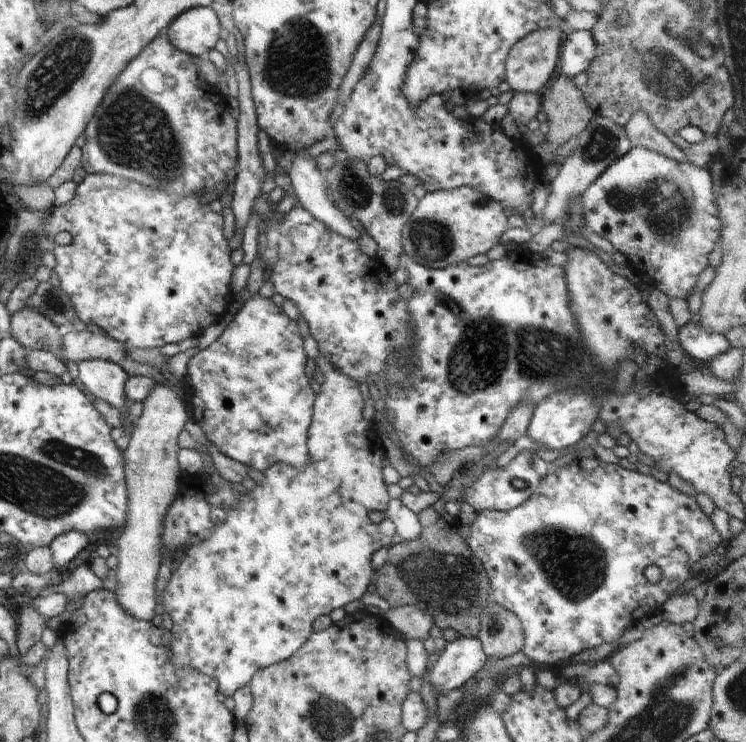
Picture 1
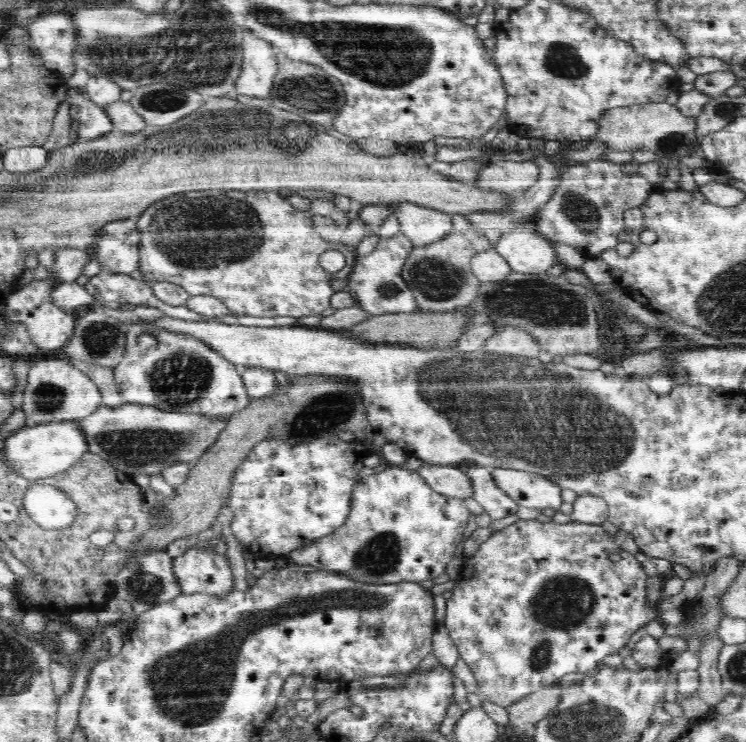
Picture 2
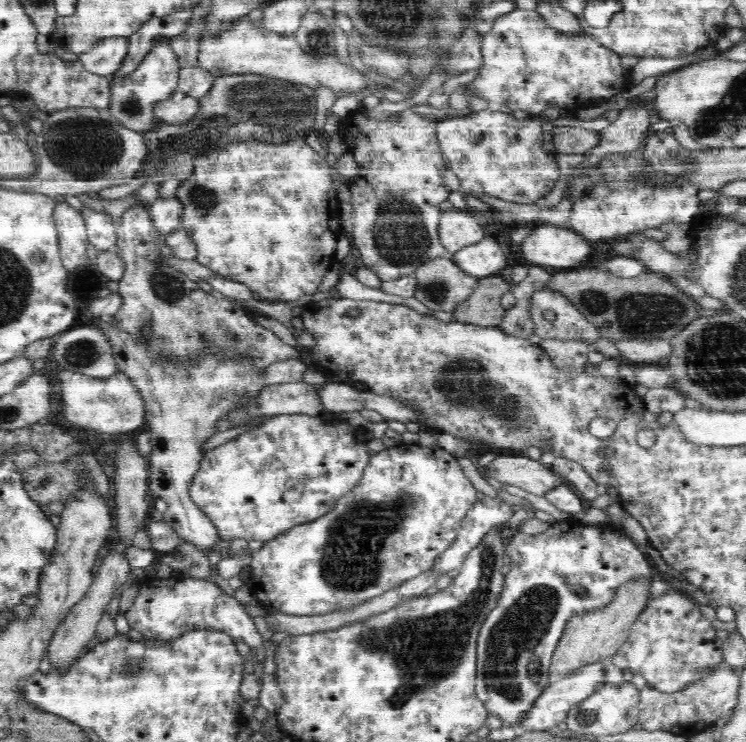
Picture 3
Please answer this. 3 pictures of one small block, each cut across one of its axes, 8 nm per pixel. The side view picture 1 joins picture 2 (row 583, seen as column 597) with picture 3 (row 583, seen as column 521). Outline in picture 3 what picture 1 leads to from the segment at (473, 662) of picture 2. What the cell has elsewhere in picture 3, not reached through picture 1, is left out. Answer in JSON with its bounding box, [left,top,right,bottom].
[475,520,654,725]

